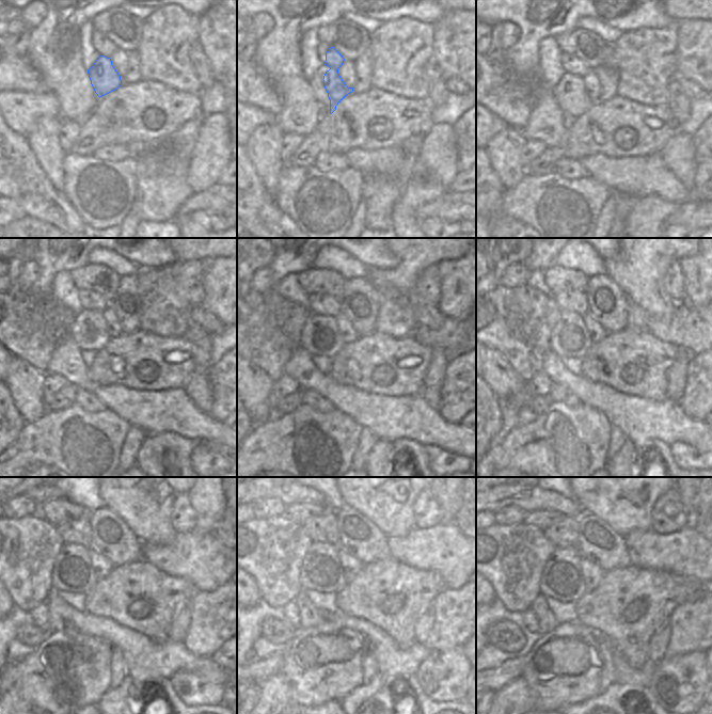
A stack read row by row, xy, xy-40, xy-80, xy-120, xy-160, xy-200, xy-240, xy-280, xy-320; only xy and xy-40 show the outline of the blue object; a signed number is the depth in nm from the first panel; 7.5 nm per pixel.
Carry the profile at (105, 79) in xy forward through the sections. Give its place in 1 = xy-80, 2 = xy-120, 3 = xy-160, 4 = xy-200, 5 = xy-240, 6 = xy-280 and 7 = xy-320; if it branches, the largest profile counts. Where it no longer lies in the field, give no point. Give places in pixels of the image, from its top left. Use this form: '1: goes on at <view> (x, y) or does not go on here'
1: goes on at xy-80 (570, 93)
2: goes on at xy-120 (89, 331)
3: goes on at xy-160 (321, 333)
4: goes on at xy-200 (555, 334)
5: goes on at xy-240 (73, 571)
6: goes on at xy-280 (312, 571)
7: goes on at xy-320 (562, 533)

